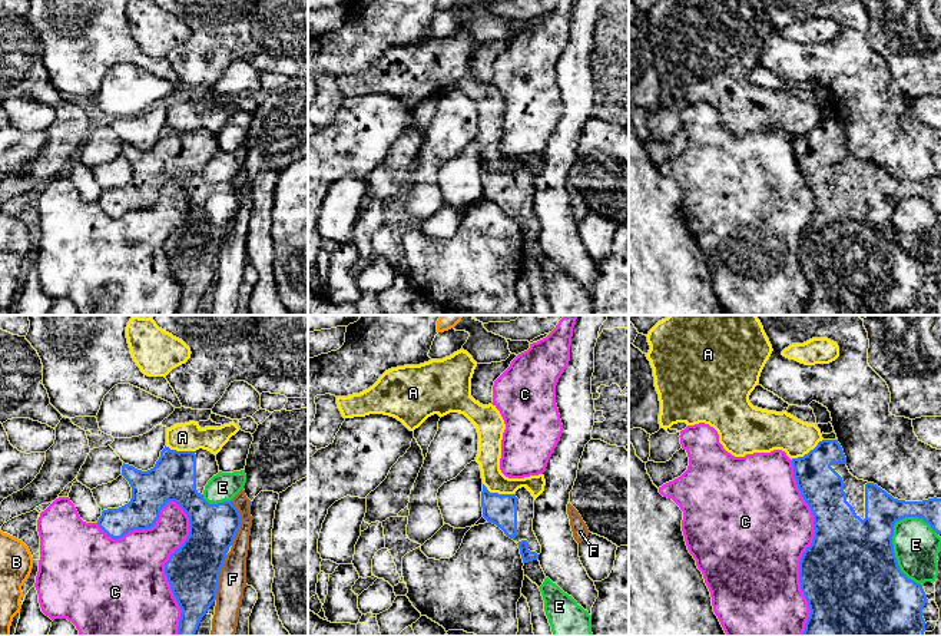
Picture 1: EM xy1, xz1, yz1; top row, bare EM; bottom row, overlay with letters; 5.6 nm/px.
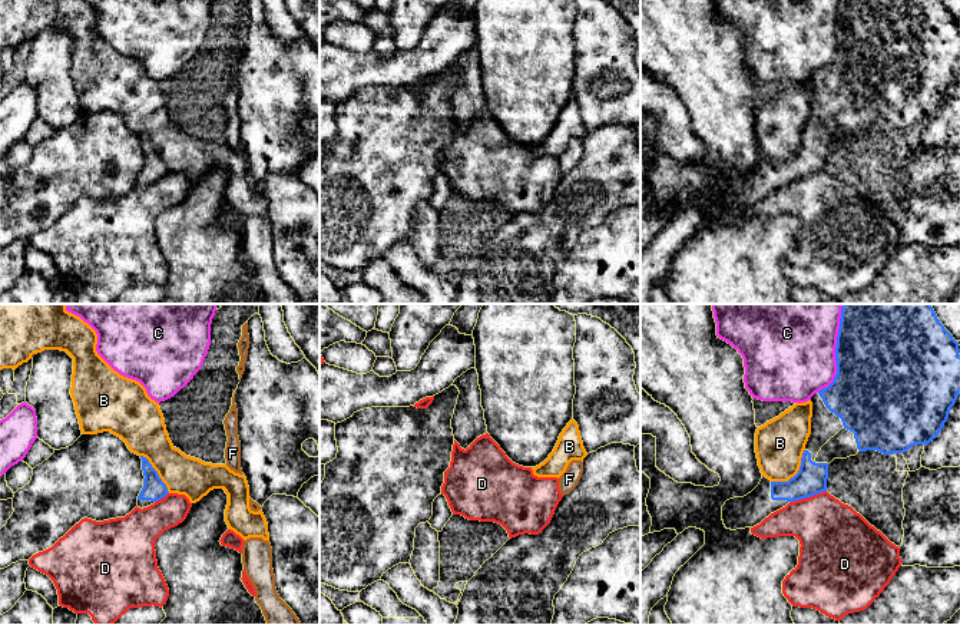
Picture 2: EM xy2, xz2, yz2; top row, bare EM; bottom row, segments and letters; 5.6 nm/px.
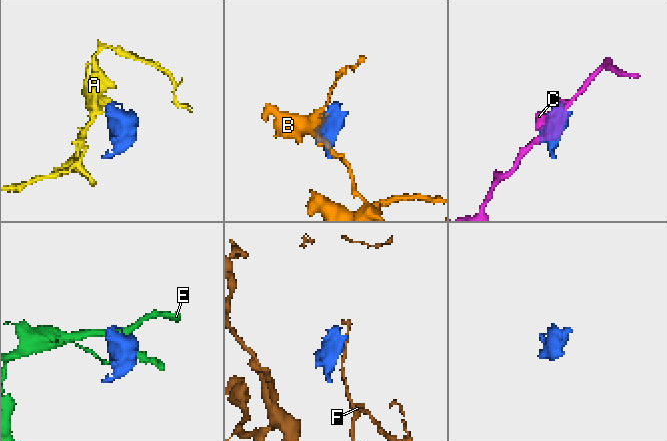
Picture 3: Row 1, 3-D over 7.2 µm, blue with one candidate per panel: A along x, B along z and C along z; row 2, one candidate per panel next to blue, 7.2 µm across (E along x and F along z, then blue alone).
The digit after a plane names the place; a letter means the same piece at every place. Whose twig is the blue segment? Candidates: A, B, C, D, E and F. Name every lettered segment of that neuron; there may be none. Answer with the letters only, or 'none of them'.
none of them

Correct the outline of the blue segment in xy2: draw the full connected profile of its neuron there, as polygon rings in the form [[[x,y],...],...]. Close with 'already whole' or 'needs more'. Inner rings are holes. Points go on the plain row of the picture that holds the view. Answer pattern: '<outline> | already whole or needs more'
[[[140,135],[140,138],[142,138],[142,149],[145,158],[143,158],[143,166],[138,175],[138,186],[143,188],[160,179],[169,171],[166,163],[159,156],[158,151],[149,142],[149,139],[143,135]]] | needs more

